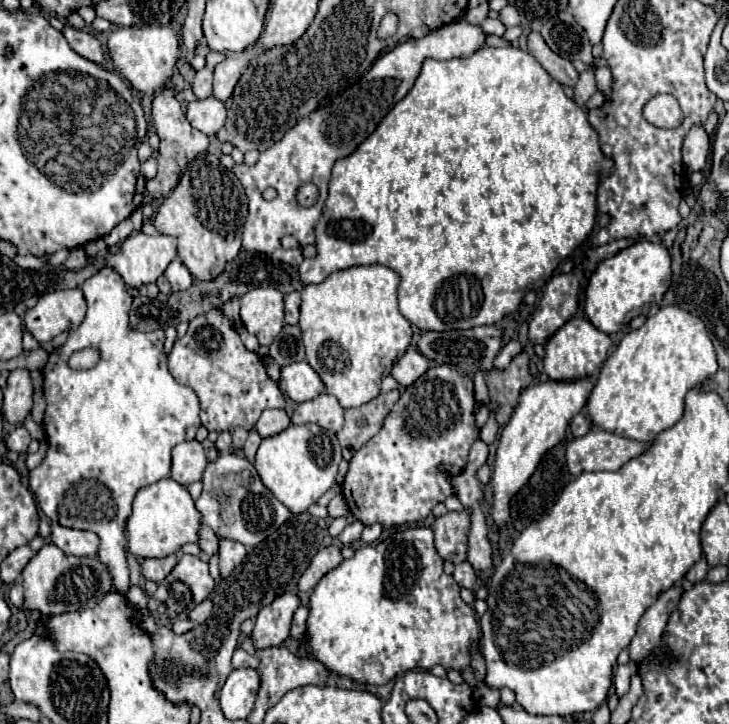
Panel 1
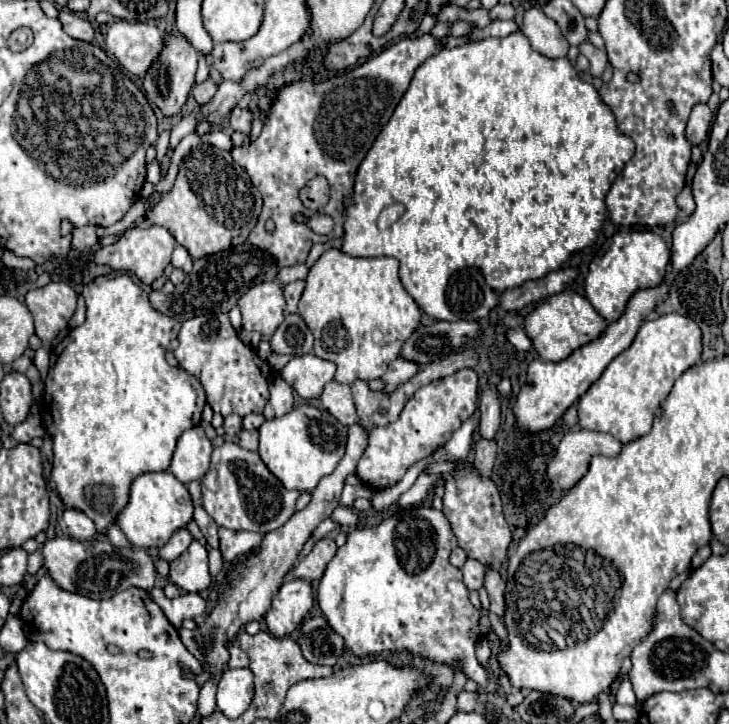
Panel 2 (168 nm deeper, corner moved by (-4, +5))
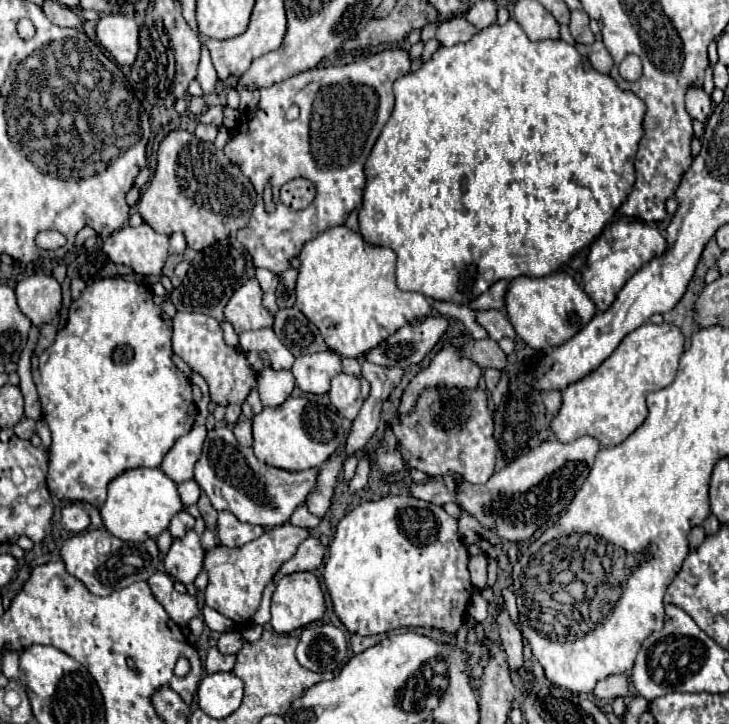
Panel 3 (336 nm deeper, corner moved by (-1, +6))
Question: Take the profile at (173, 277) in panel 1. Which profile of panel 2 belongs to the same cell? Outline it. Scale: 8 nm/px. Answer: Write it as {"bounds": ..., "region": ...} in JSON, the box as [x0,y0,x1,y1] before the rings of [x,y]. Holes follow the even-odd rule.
{"bounds":[172,245,192,273],"region":[[[176,245],[174,253],[172,253],[172,265],[184,269],[184,273],[190,273],[190,271],[192,271],[192,259],[190,259],[190,253],[188,253],[182,245]]]}

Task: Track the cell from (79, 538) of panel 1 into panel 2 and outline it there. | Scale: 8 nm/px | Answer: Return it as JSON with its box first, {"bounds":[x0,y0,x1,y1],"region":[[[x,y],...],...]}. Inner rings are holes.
{"bounds":[60,509,96,541],"region":[[[66,509],[62,515],[62,521],[60,521],[60,527],[62,527],[64,535],[78,539],[78,541],[88,541],[96,533],[94,521],[88,519],[86,515],[82,515],[82,511],[78,511],[78,509]]]}

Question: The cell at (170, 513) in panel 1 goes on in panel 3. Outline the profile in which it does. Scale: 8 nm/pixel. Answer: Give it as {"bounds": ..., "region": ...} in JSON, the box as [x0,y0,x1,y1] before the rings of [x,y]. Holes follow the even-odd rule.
{"bounds":[101,468,183,542],"region":[[[135,468],[123,472],[109,484],[109,496],[101,508],[101,518],[113,536],[125,542],[143,542],[147,538],[157,538],[167,530],[171,518],[179,514],[179,510],[183,510],[183,502],[177,484],[169,476],[159,468]]]}

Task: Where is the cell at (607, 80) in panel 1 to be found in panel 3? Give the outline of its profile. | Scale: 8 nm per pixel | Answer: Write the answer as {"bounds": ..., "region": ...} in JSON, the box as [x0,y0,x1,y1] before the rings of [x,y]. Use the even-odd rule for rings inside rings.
{"bounds":[569,10,595,46],"region":[[[573,10],[573,12],[571,12],[571,24],[569,24],[569,28],[571,28],[571,36],[573,36],[579,44],[585,44],[585,46],[593,44],[595,36],[593,36],[593,32],[589,30],[589,16],[587,16],[583,10]]]}

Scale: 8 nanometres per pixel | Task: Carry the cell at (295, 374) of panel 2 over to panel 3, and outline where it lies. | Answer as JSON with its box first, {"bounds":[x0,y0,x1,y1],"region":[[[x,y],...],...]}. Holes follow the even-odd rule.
{"bounds":[291,350,341,394],"region":[[[325,350],[319,354],[305,354],[295,360],[291,372],[301,392],[327,394],[331,378],[341,372],[341,360],[331,350]]]}

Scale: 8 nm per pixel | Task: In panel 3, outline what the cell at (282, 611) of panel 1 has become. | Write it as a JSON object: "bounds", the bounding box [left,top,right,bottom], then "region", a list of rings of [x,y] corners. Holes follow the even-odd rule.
{"bounds":[271,572,325,634],"region":[[[295,572],[277,582],[271,600],[271,628],[289,634],[319,620],[325,612],[323,592],[313,572]]]}

